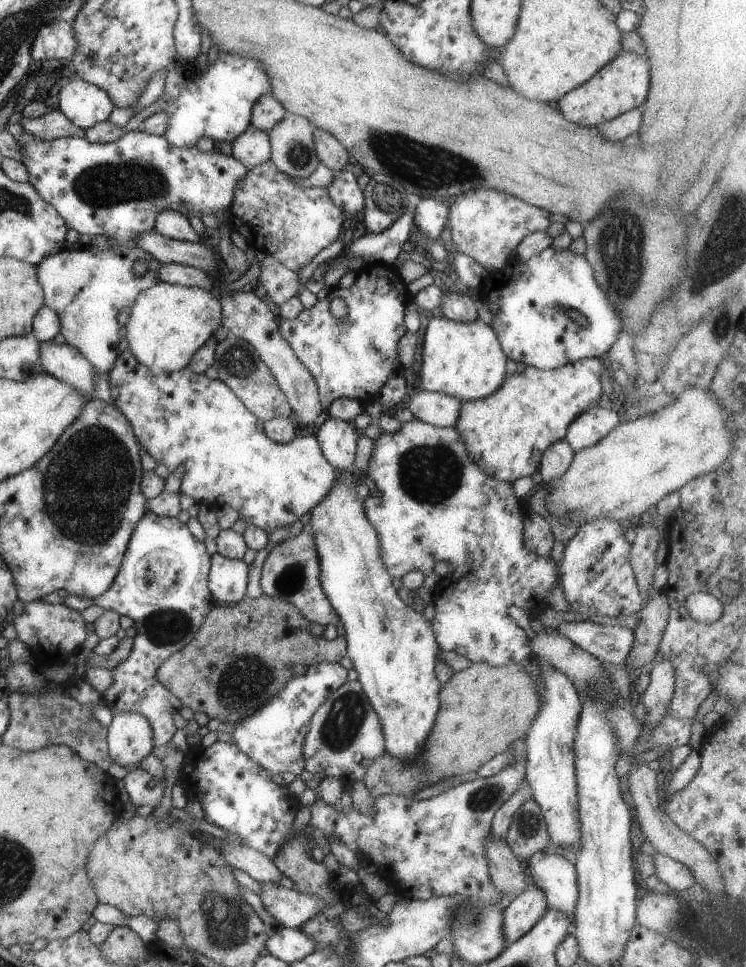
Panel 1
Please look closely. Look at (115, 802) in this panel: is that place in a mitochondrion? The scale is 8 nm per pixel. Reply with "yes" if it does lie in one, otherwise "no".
no

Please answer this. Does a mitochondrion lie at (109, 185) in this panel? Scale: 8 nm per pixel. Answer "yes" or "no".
yes

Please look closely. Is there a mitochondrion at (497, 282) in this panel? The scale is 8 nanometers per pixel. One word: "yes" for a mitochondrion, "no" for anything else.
no

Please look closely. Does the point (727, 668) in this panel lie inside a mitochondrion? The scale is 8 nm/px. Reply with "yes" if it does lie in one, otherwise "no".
no

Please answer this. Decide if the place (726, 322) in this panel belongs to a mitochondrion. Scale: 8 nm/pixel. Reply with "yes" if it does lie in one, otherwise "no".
yes

